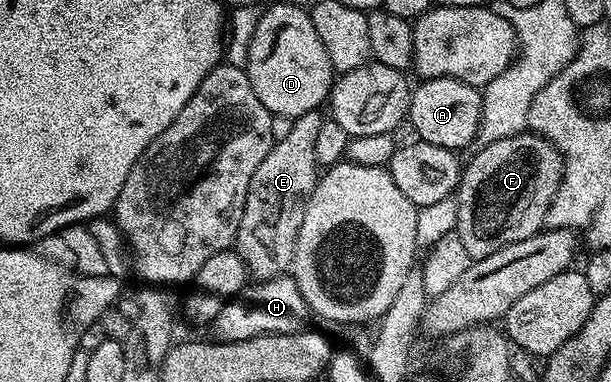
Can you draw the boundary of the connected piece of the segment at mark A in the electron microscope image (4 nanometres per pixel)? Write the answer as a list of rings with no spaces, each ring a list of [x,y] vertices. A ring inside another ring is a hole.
[[[431,77],[420,82],[421,86],[412,90],[409,99],[408,124],[413,124],[413,129],[420,140],[435,143],[435,147],[447,147],[454,151],[462,151],[469,144],[477,141],[477,132],[481,126],[481,95],[482,90],[475,85],[468,85],[459,79],[450,77]]]

